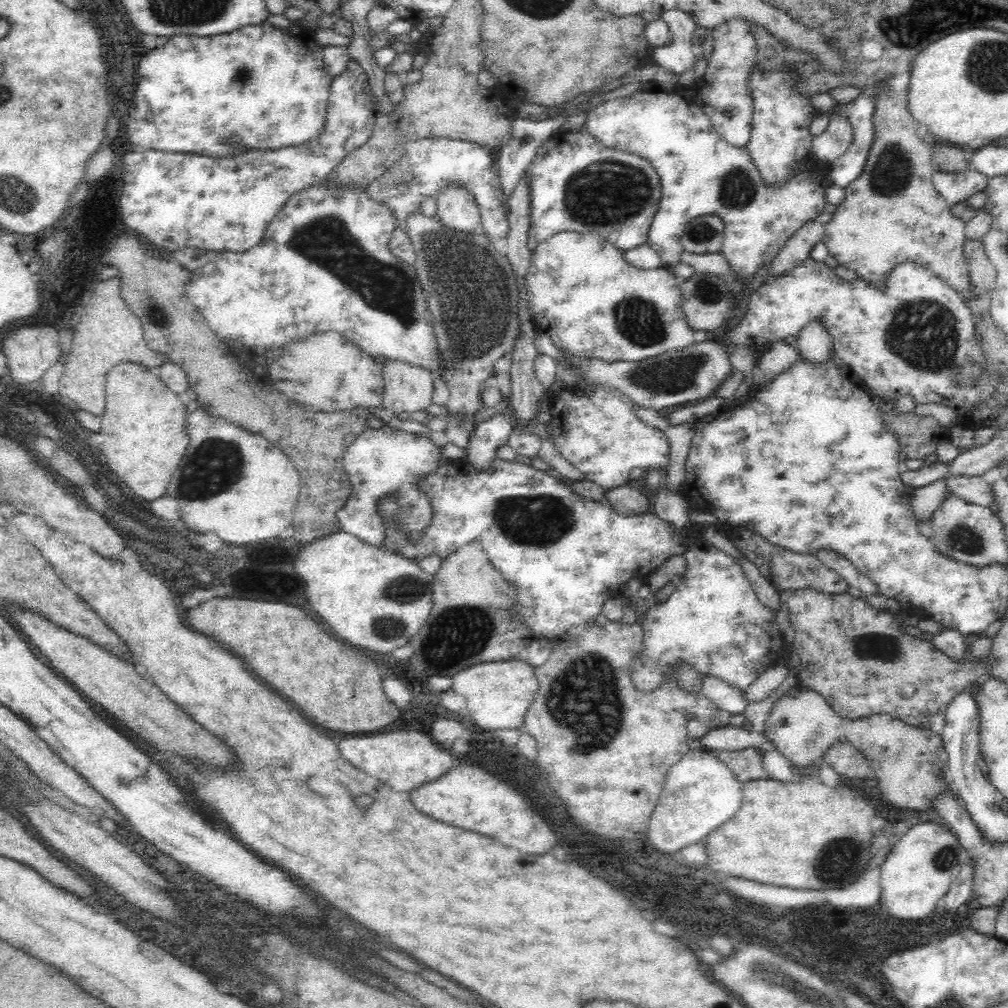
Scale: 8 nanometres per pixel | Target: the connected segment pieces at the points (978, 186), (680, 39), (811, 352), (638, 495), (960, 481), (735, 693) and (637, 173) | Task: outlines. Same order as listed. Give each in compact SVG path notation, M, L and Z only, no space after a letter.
M936 170L934 172L934 188L940 192L942 200L954 208L960 202L966 202L970 196L974 196L974 192L982 192L988 188L988 178L982 176L980 172L964 170L962 174L956 172L942 172Z
M678 8L666 10L662 14L662 20L668 22L672 40L670 44L654 50L654 60L656 64L660 64L660 68L680 78L684 72L692 70L698 60L692 54L692 34L698 28L698 24L694 22L694 18L688 12L678 10Z
M820 320L810 322L802 332L798 332L798 346L796 346L800 360L812 362L812 364L826 364L836 356L834 338L832 334L822 326Z
M628 482L620 488L612 488L606 494L606 502L614 508L614 512L624 516L652 512L652 496L644 494L640 482Z
M950 476L946 480L946 488L970 504L978 504L984 508L994 508L994 490L980 476Z
M706 676L702 680L702 694L708 696L708 700L718 706L720 710L728 710L730 714L738 716L746 710L750 702L746 702L744 694L740 688L734 688L726 684L724 680L718 680L716 676Z
M558 130L546 144L538 148L536 158L528 166L530 178L530 254L538 244L550 240L558 232L592 232L602 236L622 252L648 242L648 232L660 208L662 184L648 160L604 148L592 132Z

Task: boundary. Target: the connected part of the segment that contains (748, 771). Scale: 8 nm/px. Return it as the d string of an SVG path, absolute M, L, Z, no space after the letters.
M744 748L738 752L710 750L710 754L716 760L722 760L738 776L738 780L744 784L750 780L770 780L770 774L762 766L762 756L754 748Z

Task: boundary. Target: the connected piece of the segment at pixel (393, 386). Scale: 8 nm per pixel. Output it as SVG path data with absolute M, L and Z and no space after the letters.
M386 360L384 384L382 408L390 410L396 418L406 420L408 412L424 412L432 406L434 378L426 368L412 366L402 360Z

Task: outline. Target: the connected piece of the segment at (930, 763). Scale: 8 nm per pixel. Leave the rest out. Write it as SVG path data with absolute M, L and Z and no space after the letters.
M794 686L786 694L778 696L766 718L764 734L796 768L818 768L832 744L848 740L870 762L872 776L878 780L880 790L890 804L916 812L932 812L934 818L938 818L936 808L932 806L934 798L950 790L952 772L948 766L948 754L944 752L942 736L930 728L910 726L884 712L856 720L842 718L824 700L824 696L814 690Z

